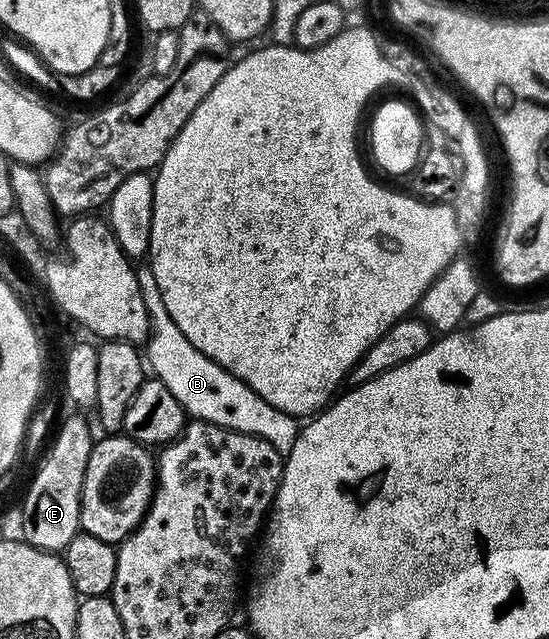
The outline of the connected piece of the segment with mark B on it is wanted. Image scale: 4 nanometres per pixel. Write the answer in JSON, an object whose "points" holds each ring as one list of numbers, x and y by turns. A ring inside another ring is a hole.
{"points":[[144,264,136,270,138,288,144,297,146,312,148,313,148,341,146,343,146,362,151,373,166,388,170,388,174,400,182,404,185,415,198,422,218,424,227,430,242,432,250,436,258,436,266,440,266,444,274,444,274,448,282,456,287,456,290,448,294,448,294,440,298,440,300,426,297,419,291,418,286,412,278,412,274,404,266,404,254,388,250,388,238,376,226,372,210,356,198,352,186,336,182,336,178,324,170,320,170,312,166,312,166,304,162,304,162,292,158,289,158,280,154,280,151,265]]}

